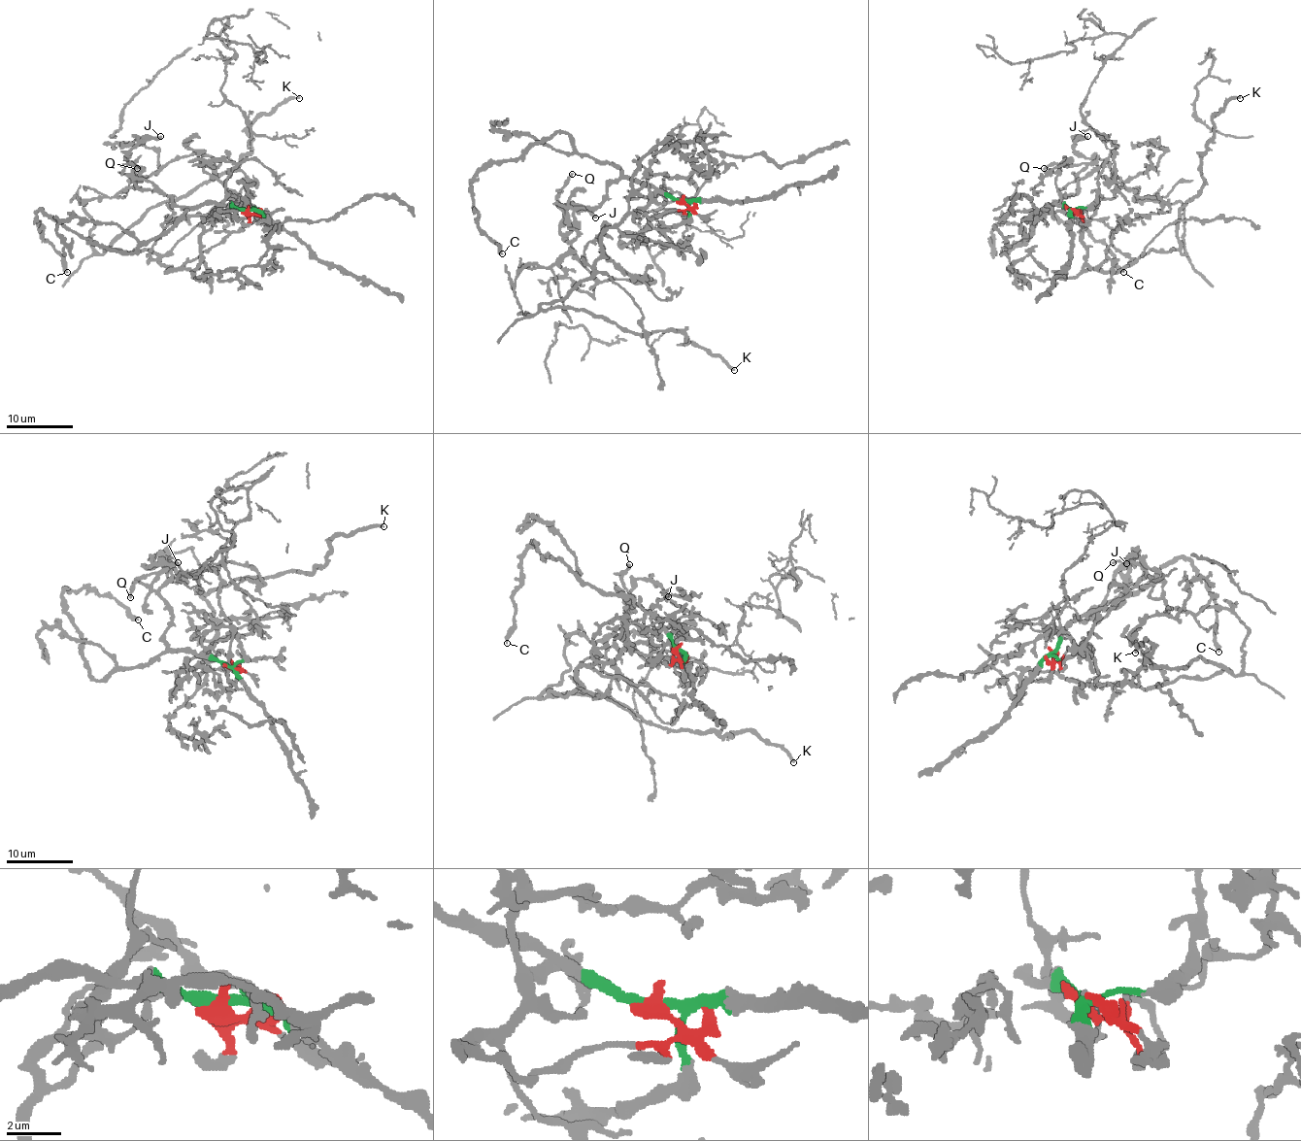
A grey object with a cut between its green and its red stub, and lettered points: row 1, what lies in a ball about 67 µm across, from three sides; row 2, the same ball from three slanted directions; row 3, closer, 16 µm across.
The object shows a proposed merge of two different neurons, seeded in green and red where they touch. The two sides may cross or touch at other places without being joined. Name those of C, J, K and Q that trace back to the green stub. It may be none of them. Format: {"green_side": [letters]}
{"green_side": ["C", "J"]}

